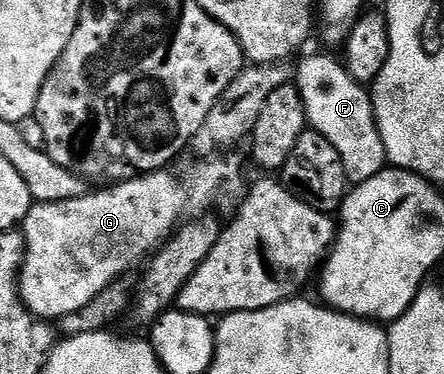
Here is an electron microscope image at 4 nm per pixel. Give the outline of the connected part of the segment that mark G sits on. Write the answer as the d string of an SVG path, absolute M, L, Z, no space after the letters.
M163 169L143 176L132 176L109 185L112 186L109 190L100 190L97 194L89 192L74 200L33 204L22 223L24 262L20 265L19 284L20 298L25 308L45 320L70 316L70 312L84 308L94 296L119 279L124 269L139 258L147 259L150 251L159 247L185 217L184 205L188 202L188 194L183 184L168 173L167 169Z

